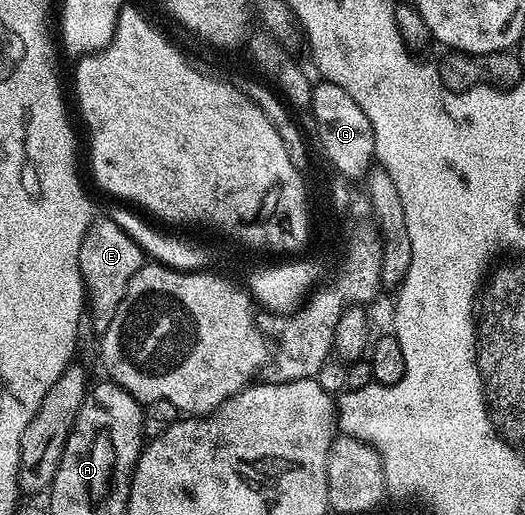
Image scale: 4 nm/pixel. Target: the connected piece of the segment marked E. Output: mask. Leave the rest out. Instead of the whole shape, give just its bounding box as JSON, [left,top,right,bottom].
[79,219,142,334]

